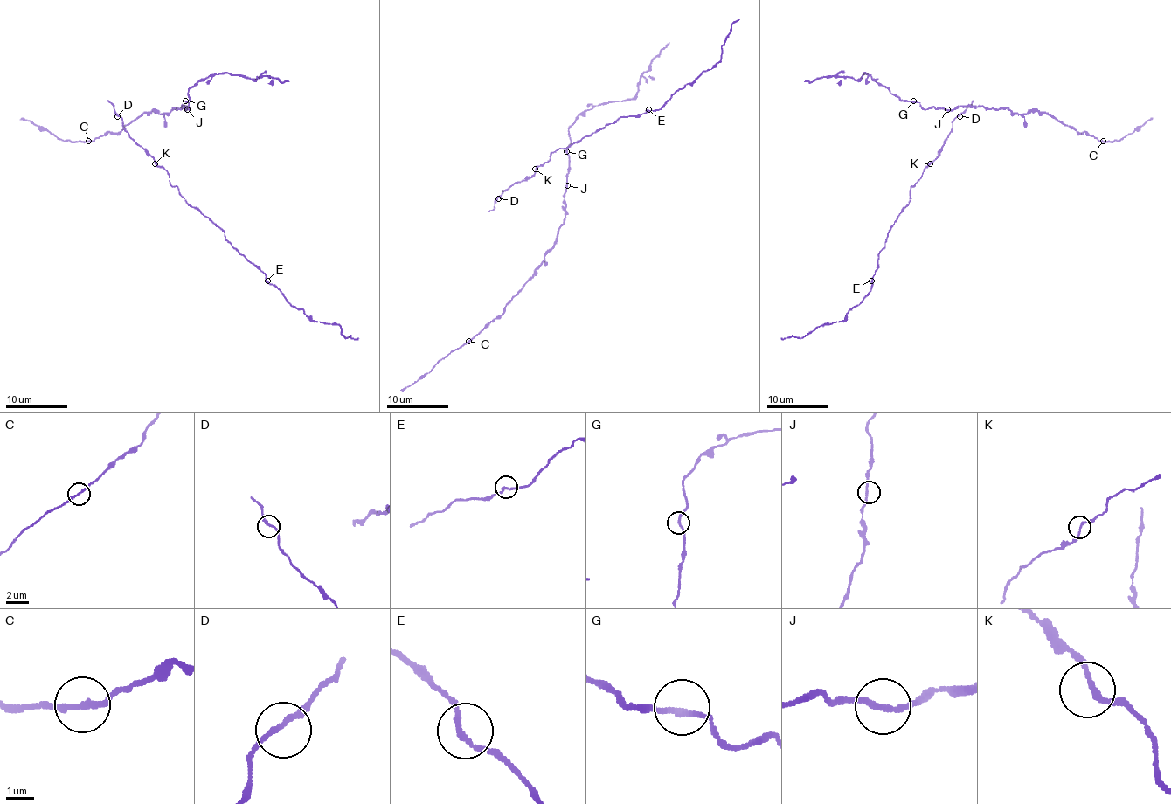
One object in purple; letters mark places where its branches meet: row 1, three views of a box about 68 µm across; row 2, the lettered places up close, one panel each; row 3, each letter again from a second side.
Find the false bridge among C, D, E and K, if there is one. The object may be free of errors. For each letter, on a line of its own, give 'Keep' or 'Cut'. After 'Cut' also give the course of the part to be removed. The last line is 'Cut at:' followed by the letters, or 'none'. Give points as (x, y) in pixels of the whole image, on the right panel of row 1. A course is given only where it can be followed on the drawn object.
C: Keep
D: Keep
E: Keep
K: Keep
Cut at: none

